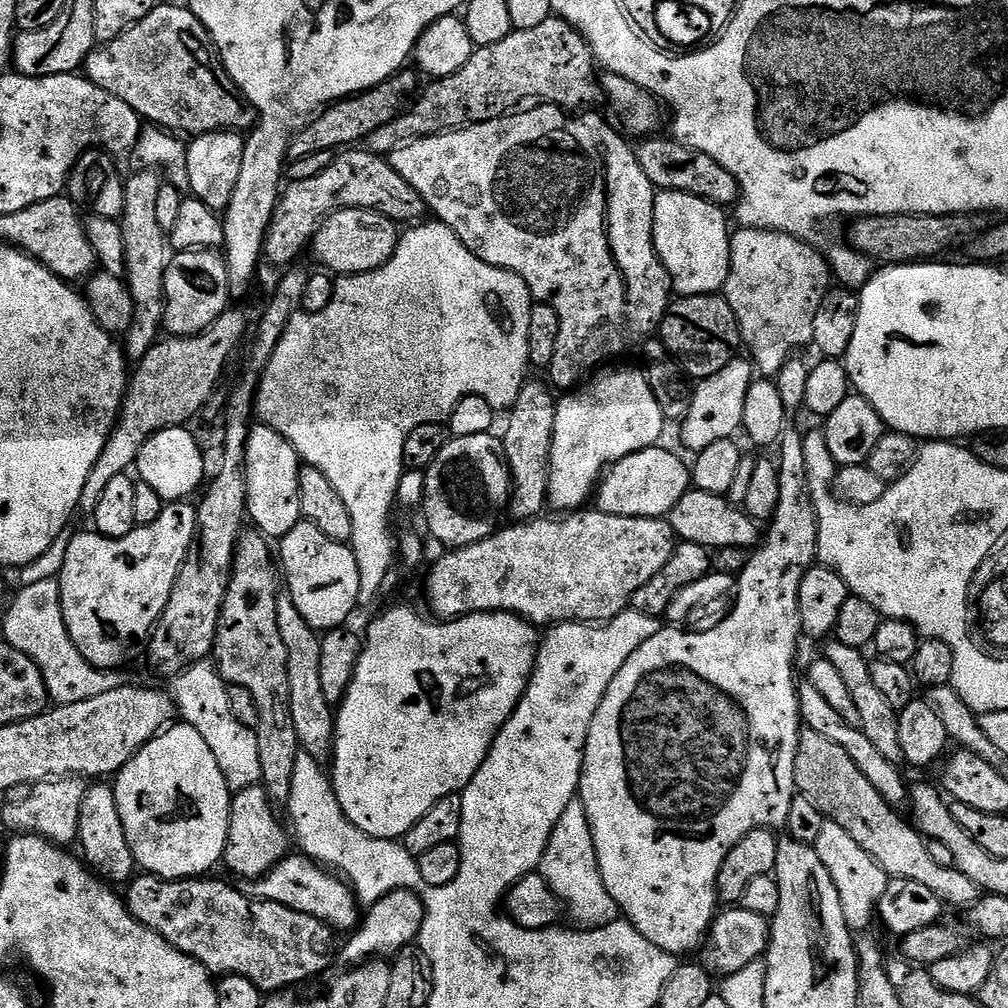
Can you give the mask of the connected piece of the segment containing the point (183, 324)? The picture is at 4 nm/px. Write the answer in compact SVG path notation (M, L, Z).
M216 250L176 252L169 259L164 275L163 331L169 337L197 336L212 327L212 323L229 311L228 267L224 256Z

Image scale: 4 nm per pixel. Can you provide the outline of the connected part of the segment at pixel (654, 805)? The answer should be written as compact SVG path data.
M792 357L775 377L778 392L781 395L782 406L786 418L783 426L782 449L784 457L778 460L778 510L774 510L770 523L763 533L758 547L749 555L748 565L740 572L738 587L734 592L735 602L731 605L728 616L714 629L704 628L700 632L667 632L661 630L654 634L614 674L614 682L606 690L602 702L598 706L598 714L594 714L594 722L590 722L590 730L584 747L584 765L580 771L580 790L578 798L584 804L586 814L590 818L590 830L594 834L594 850L598 854L598 866L602 874L602 882L606 890L610 890L610 898L620 907L623 919L633 924L658 950L669 952L674 958L680 958L683 952L692 952L703 945L714 917L718 912L716 899L716 879L720 862L730 854L732 847L743 836L750 834L755 828L771 828L780 830L787 825L790 814L790 802L797 795L794 782L794 754L798 750L798 738L802 721L800 718L800 703L798 702L798 679L796 680L796 647L802 641L800 626L800 611L798 610L798 586L802 586L802 578L813 567L817 559L816 543L818 542L818 522L816 511L812 505L812 493L808 490L808 471L806 470L806 454L804 453L804 436L796 426L796 420L802 413L806 396L806 383L809 377L809 365Z

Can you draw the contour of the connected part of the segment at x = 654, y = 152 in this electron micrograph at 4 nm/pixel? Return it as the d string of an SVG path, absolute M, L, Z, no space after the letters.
M657 134L641 139L634 148L638 166L642 166L642 174L650 178L653 188L662 192L694 194L721 206L732 206L739 201L740 187L730 170L718 166L718 162L714 162L710 154L702 154L702 150L694 150L690 146L679 144L675 138L665 136Z

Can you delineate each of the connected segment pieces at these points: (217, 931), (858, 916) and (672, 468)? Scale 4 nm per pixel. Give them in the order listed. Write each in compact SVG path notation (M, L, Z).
M140 874L135 877L127 885L128 896L126 895L126 903L130 914L136 921L145 928L154 930L162 938L166 938L166 942L170 942L170 946L174 946L182 954L193 956L202 966L206 966L208 971L220 976L241 976L242 978L250 978L250 982L254 982L254 986L260 988L261 993L275 994L281 990L291 989L292 984L300 984L303 980L308 980L311 976L316 976L319 972L324 972L328 968L328 959L333 959L334 948L332 952L332 936L333 929L326 927L322 922L318 922L318 918L310 918L310 914L298 914L294 910L290 910L290 906L282 906L278 902L266 902L265 900L251 900L249 896L244 896L239 887L223 884L220 880L208 880L212 878L193 878L191 880L164 880L160 876L150 876Z
M825 821L814 845L822 864L829 871L835 889L838 890L842 916L853 932L867 931L874 922L874 915L890 877L873 862L864 850L837 823Z
M657 446L630 454L607 469L594 493L594 504L606 514L659 520L668 517L691 488L692 470L686 460L684 464L682 457Z

